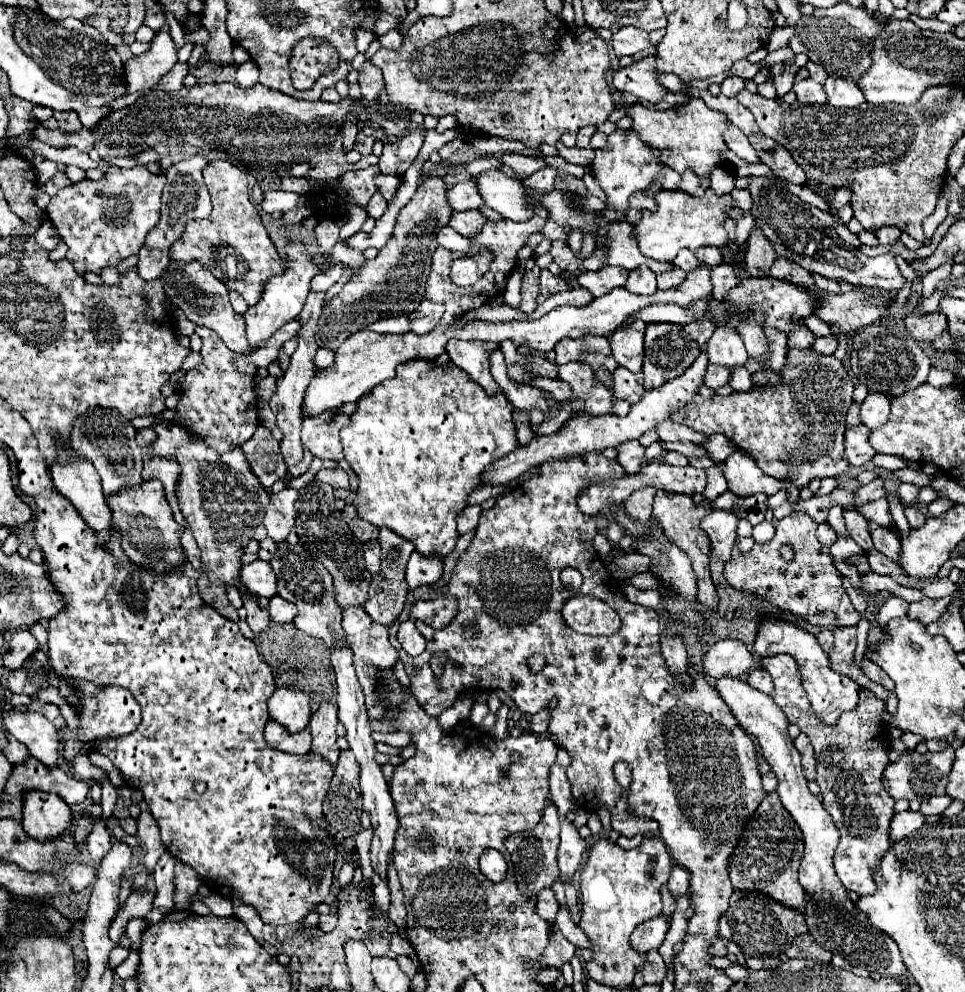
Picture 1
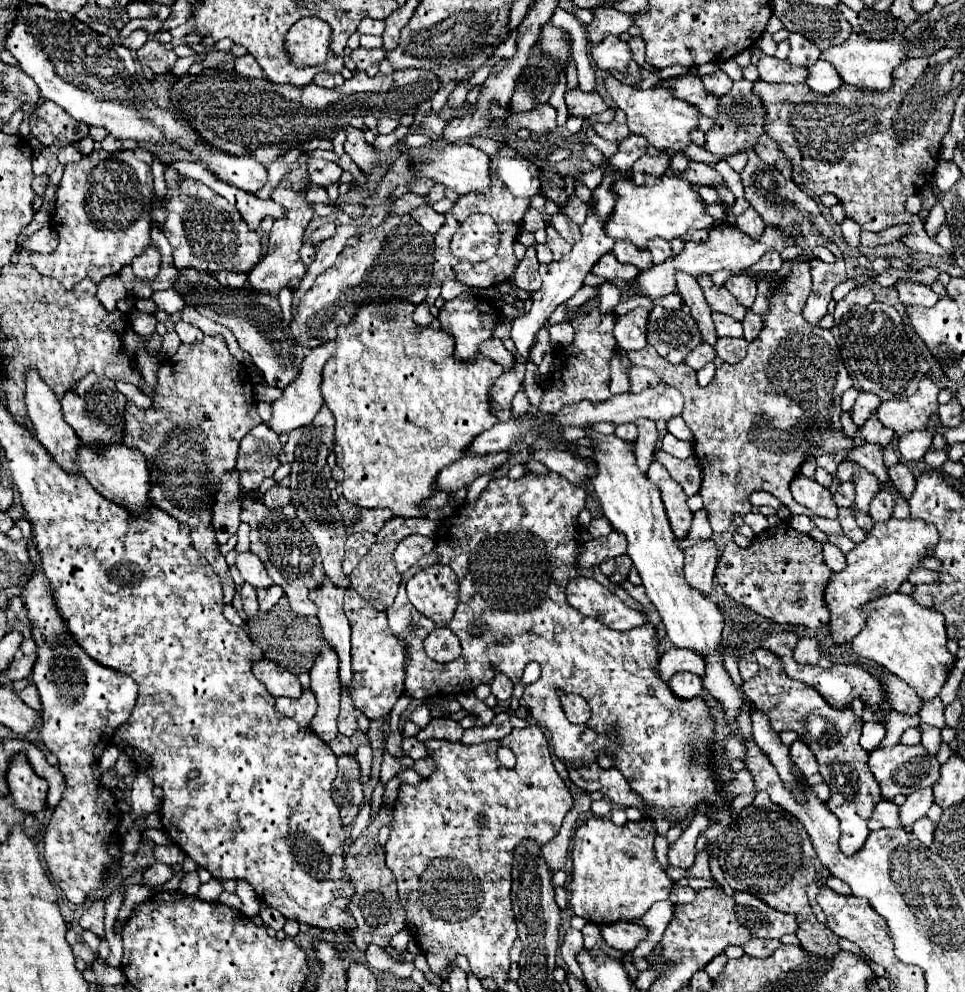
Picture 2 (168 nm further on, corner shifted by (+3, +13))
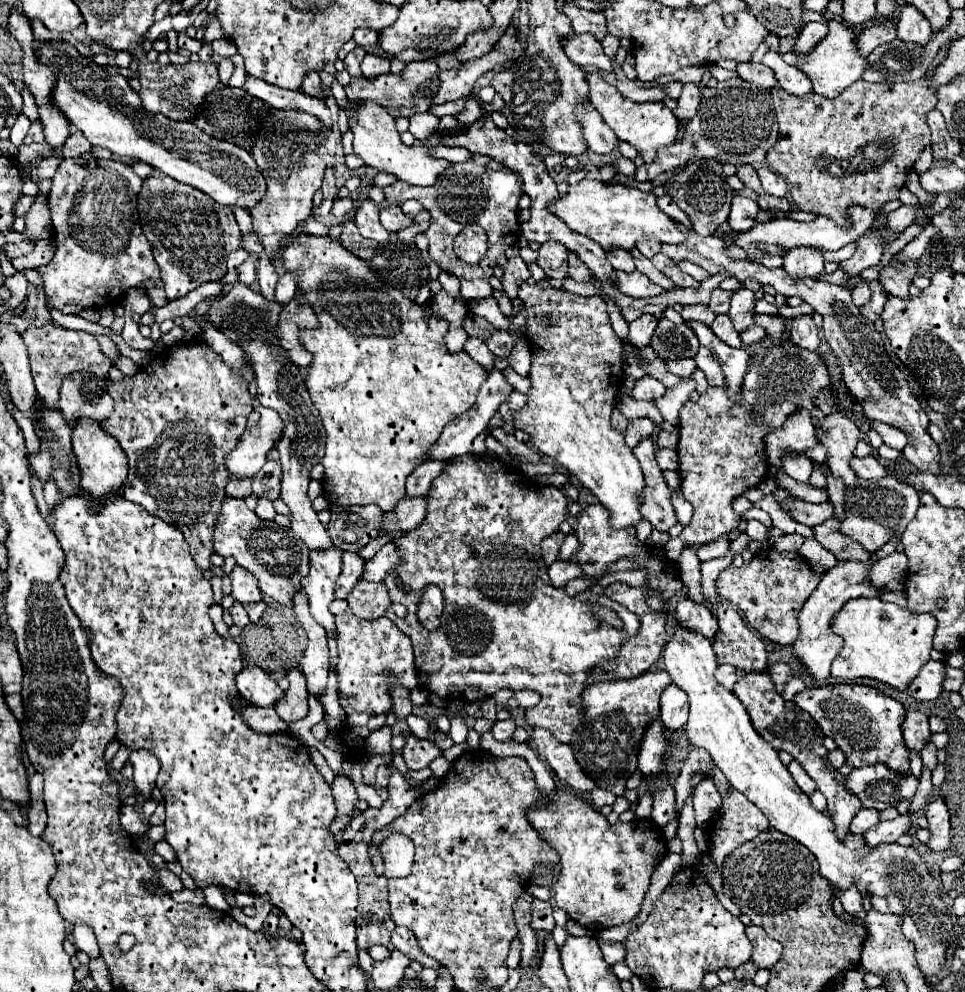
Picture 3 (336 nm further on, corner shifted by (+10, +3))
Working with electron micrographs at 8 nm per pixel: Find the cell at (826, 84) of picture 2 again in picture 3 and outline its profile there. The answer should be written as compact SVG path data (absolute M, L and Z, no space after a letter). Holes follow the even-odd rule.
M768 50L764 54L762 62L774 70L774 74L778 78L778 86L784 88L786 92L790 92L794 96L806 96L806 94L814 92L812 86L810 86L810 80L806 78L806 74L802 74L796 66L786 64L778 52Z

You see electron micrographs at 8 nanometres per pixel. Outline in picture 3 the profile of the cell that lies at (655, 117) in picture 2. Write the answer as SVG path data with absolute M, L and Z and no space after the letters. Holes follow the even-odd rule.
M592 72L586 78L588 78L588 84L590 84L590 100L592 100L594 108L600 112L604 122L616 132L618 140L624 140L624 142L636 146L636 150L644 158L644 162L654 162L656 152L662 146L668 146L668 144L672 144L676 140L678 120L664 104L632 102L626 96L618 94L618 90L614 86L604 82L598 72Z

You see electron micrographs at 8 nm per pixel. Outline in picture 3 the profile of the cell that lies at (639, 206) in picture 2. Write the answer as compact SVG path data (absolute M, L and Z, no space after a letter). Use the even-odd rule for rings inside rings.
M582 180L576 186L570 186L568 194L564 198L558 198L556 204L548 210L554 212L560 220L564 220L570 230L592 238L604 250L610 250L614 246L632 250L640 238L658 238L662 244L682 242L682 230L678 228L674 218L670 218L658 208L656 200L658 198L654 194L624 184Z

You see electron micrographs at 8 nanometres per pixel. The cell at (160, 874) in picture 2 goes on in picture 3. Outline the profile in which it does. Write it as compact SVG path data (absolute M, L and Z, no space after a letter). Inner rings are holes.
M162 868L160 872L158 872L158 876L160 876L160 886L166 890L166 892L176 892L176 890L182 890L184 886L182 886L182 882L180 882L180 878L176 876L176 874L172 874L168 868Z

